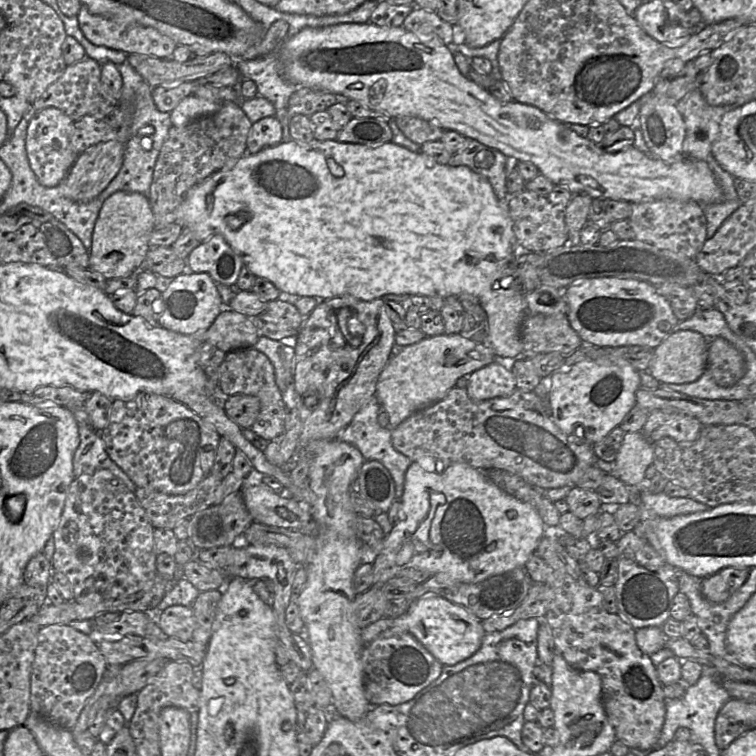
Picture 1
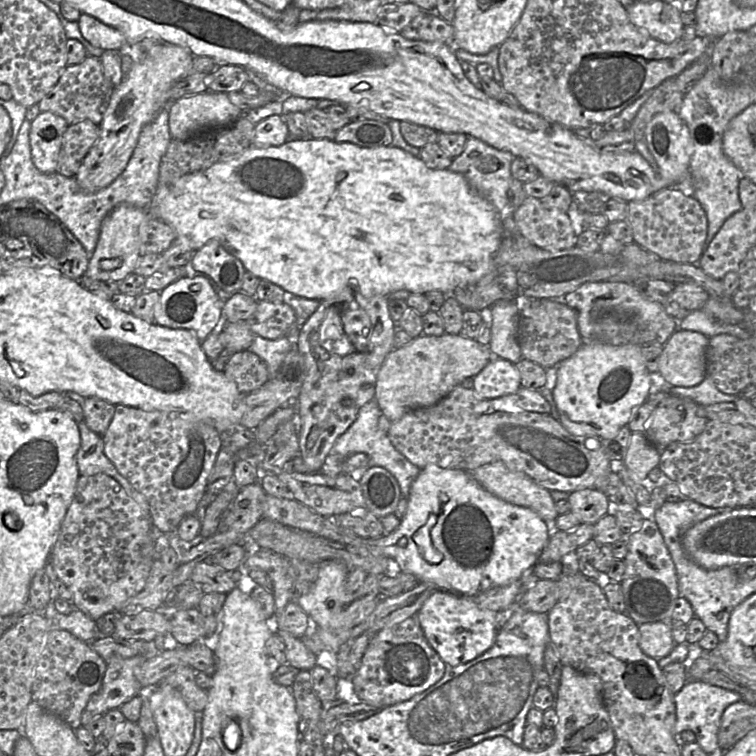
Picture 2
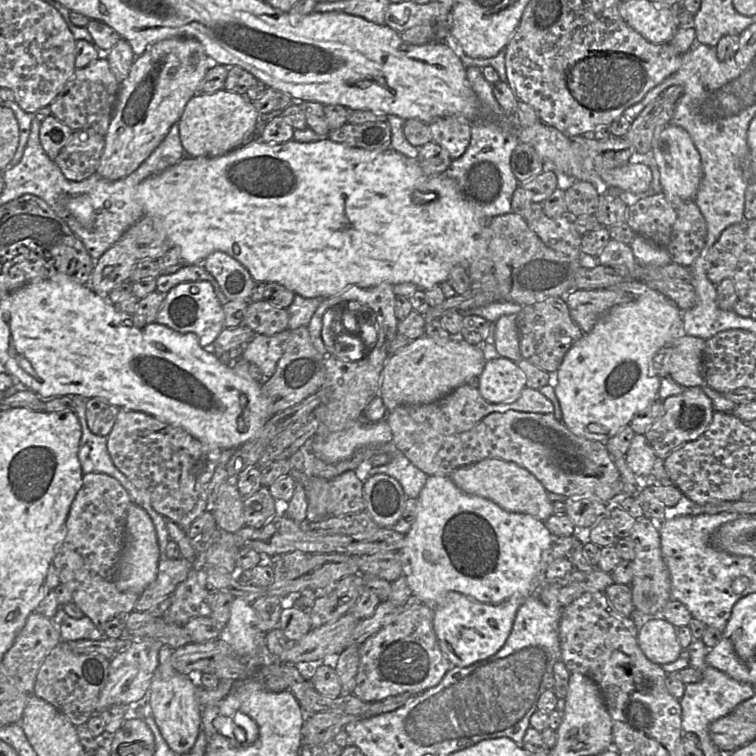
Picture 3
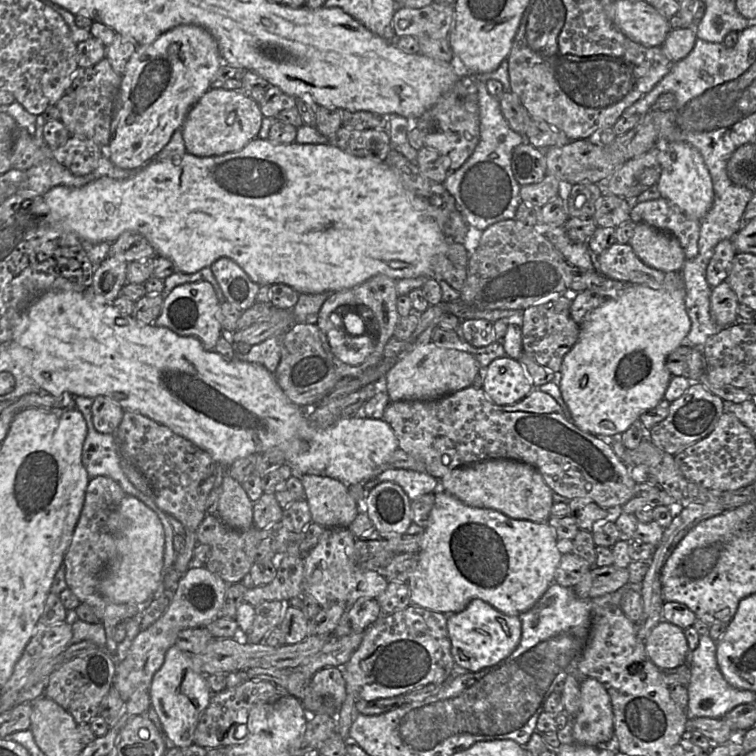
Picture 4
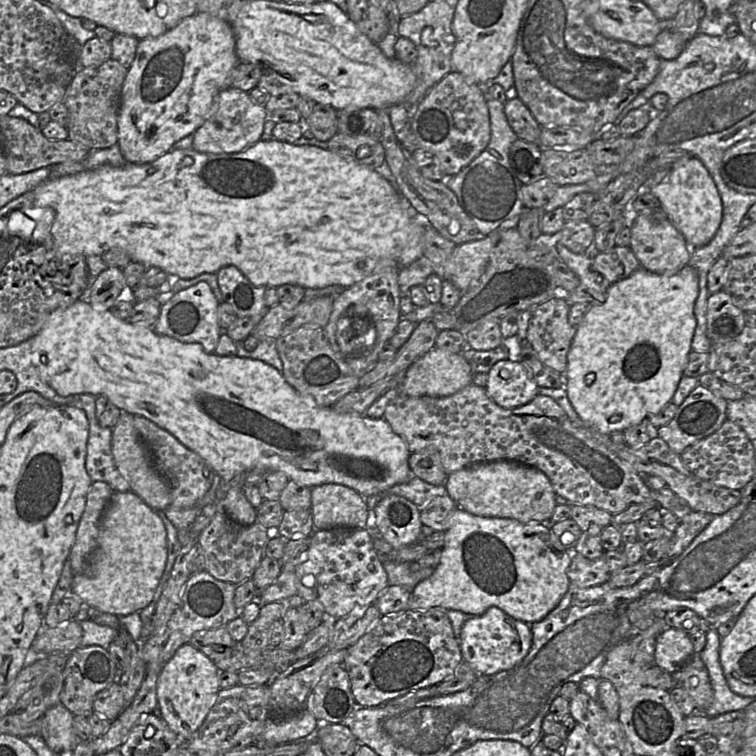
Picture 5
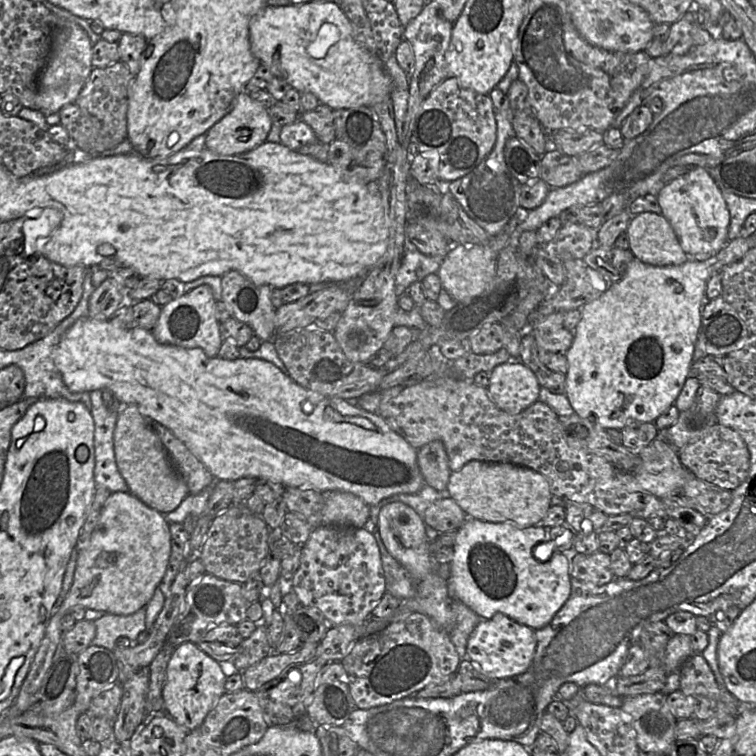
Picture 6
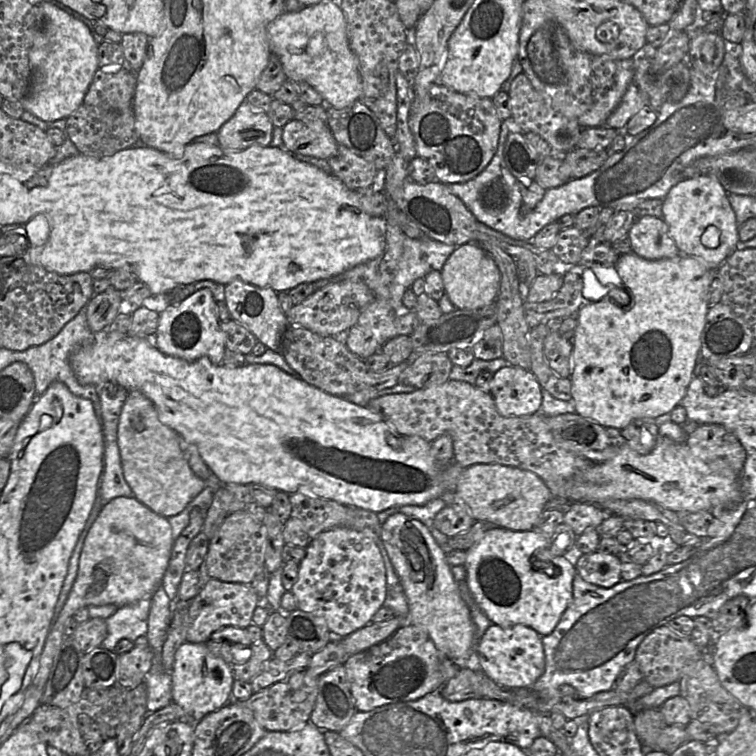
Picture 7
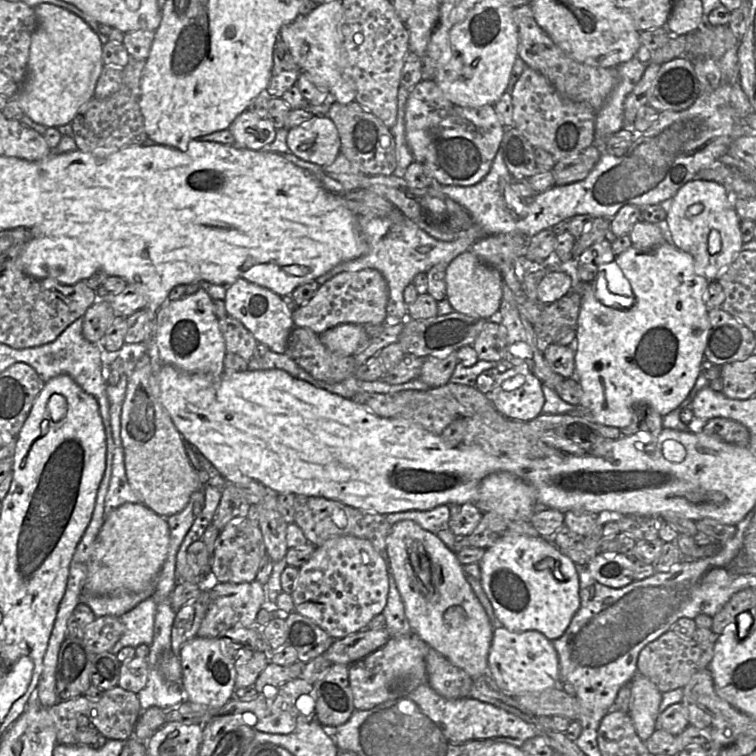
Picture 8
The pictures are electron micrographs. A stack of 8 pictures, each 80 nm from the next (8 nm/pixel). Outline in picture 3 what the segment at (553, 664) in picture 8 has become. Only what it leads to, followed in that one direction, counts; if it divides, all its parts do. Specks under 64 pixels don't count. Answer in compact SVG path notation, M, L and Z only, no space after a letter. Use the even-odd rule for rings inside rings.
M458 592L444 595L433 608L433 628L440 650L451 666L468 667L496 654L504 646L517 610L525 601L522 594L515 594L500 605L482 603Z

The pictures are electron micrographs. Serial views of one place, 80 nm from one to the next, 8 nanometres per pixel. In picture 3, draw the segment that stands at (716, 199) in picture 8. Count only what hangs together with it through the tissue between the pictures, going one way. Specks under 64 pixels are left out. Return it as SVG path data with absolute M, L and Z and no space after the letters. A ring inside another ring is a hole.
M669 123L654 138L652 154L658 164L662 190L683 200L694 200L702 178L701 157L689 133Z

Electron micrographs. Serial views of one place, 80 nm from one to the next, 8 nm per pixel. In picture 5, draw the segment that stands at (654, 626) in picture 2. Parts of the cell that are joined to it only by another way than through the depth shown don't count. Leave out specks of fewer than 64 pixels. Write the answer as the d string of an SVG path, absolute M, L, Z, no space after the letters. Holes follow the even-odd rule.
M669 627L656 640L654 665L672 674L679 671L694 653L689 635Z

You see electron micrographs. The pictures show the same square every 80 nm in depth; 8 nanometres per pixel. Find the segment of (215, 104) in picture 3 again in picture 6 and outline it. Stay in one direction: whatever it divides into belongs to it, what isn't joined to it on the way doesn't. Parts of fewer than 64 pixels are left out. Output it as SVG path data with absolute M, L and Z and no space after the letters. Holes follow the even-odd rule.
M242 92L236 97L232 110L205 134L205 147L220 155L242 154L267 141L272 123L268 109L253 100L249 92Z

